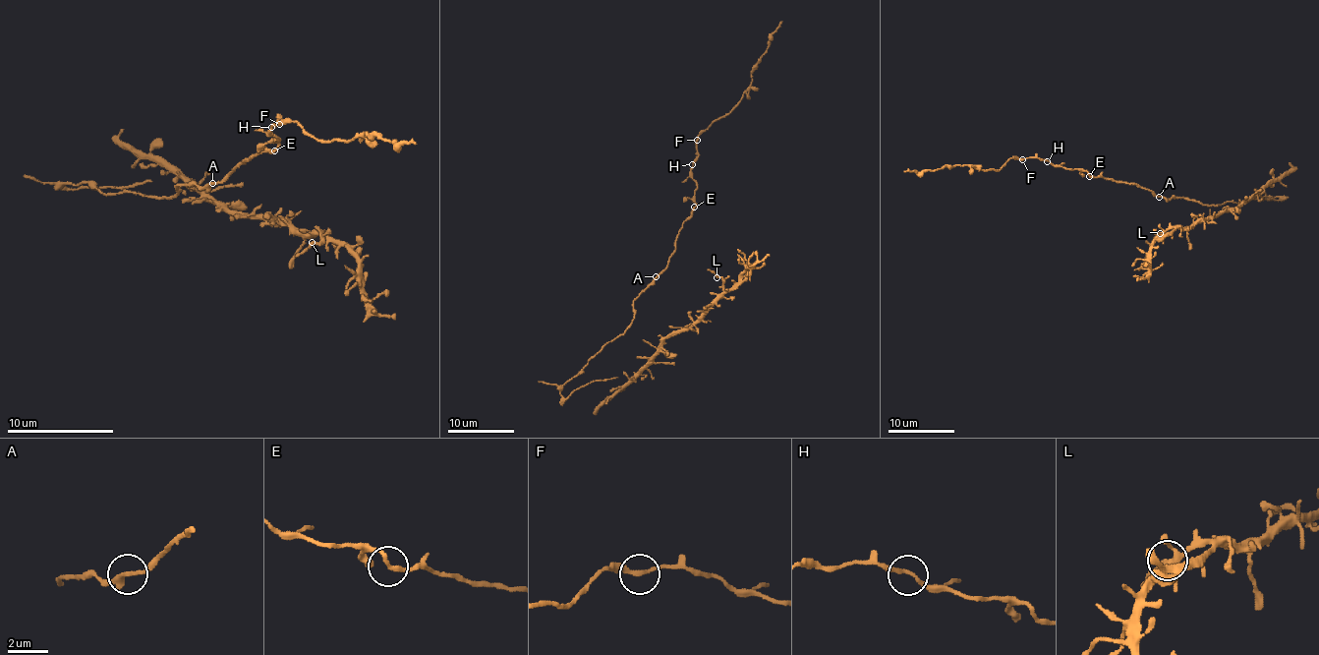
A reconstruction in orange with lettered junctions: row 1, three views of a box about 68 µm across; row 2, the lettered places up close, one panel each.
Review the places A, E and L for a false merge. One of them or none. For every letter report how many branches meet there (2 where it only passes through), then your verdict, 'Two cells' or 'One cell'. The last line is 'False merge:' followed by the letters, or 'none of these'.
A: Branches: 2. One cell
E: Branches: 2. One cell
L: Branches: 2. One cell
False merge: none of these

